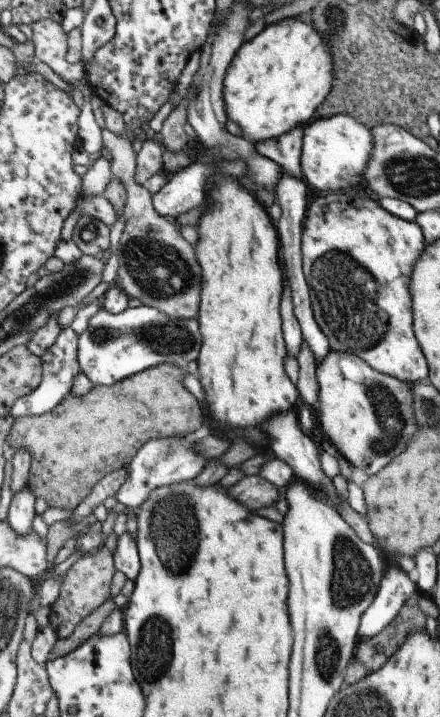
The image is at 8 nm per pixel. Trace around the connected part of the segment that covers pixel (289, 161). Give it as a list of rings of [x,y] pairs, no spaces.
[[[295,126],[295,130],[289,130],[287,134],[279,136],[277,140],[269,140],[269,142],[261,142],[257,144],[257,152],[271,158],[273,162],[277,162],[283,172],[287,172],[289,176],[297,176],[301,178],[301,166],[299,166],[299,148],[301,148],[301,130],[304,126]]]

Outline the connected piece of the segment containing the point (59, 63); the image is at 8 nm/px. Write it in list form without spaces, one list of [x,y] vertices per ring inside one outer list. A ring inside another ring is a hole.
[[[41,18],[28,25],[33,43],[33,54],[37,61],[41,61],[60,76],[63,81],[73,83],[81,72],[78,64],[65,60],[67,38],[58,22],[49,18]]]

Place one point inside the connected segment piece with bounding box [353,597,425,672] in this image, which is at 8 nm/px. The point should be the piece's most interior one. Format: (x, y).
(373, 652)

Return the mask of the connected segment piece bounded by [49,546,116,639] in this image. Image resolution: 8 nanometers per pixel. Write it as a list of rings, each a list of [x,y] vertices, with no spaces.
[[[104,546],[99,547],[90,555],[79,557],[69,566],[61,584],[57,587],[57,598],[49,606],[49,626],[58,639],[67,638],[83,618],[110,597],[109,589],[115,571],[111,553]]]

